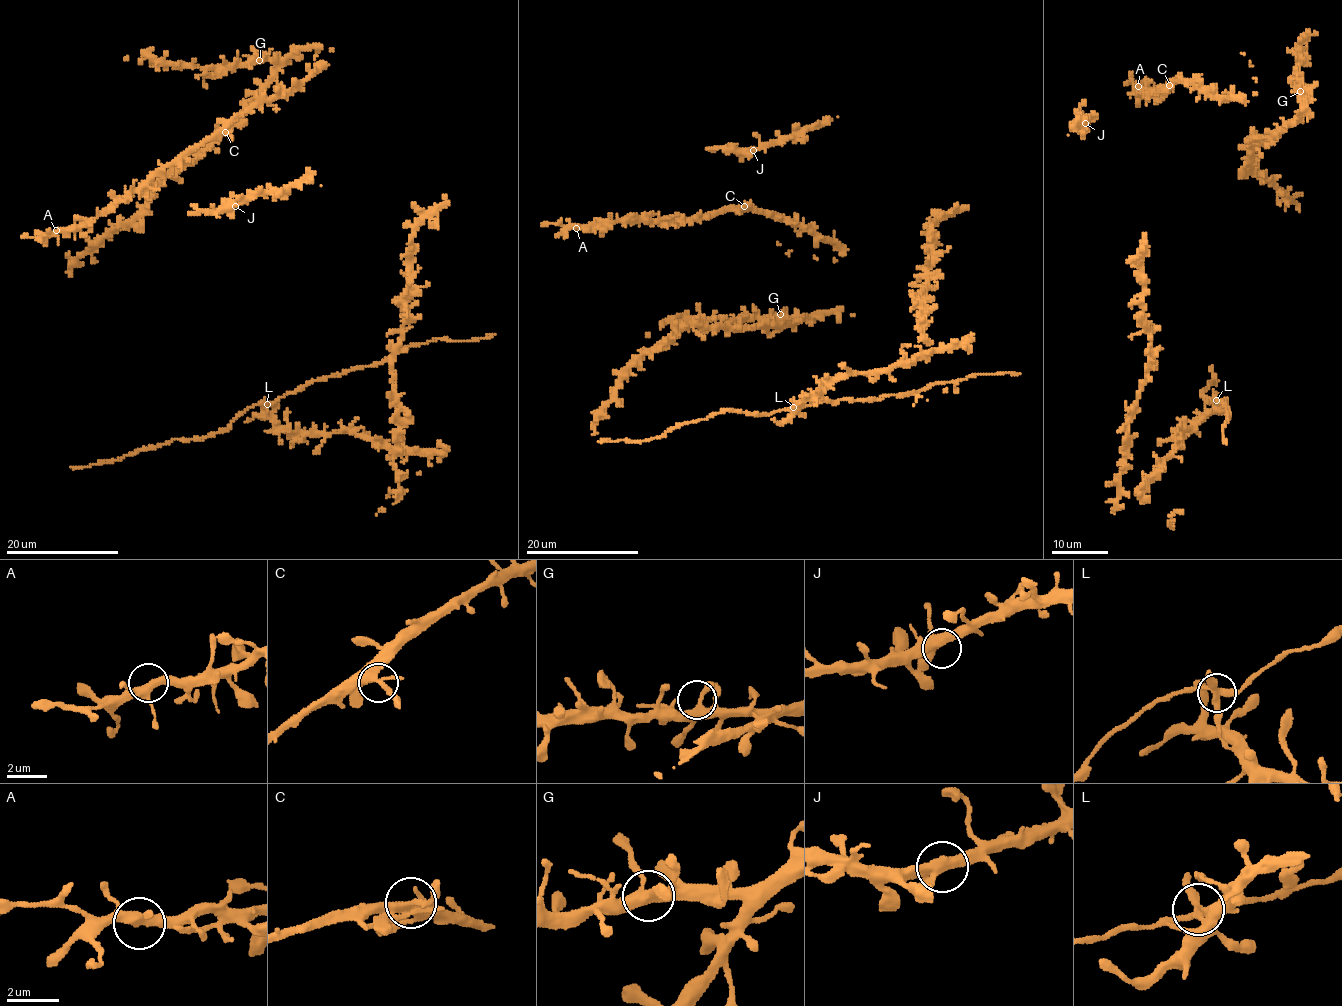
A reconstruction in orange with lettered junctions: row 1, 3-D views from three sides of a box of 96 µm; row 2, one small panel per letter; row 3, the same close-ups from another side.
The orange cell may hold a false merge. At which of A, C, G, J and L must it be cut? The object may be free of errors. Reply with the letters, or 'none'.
L

